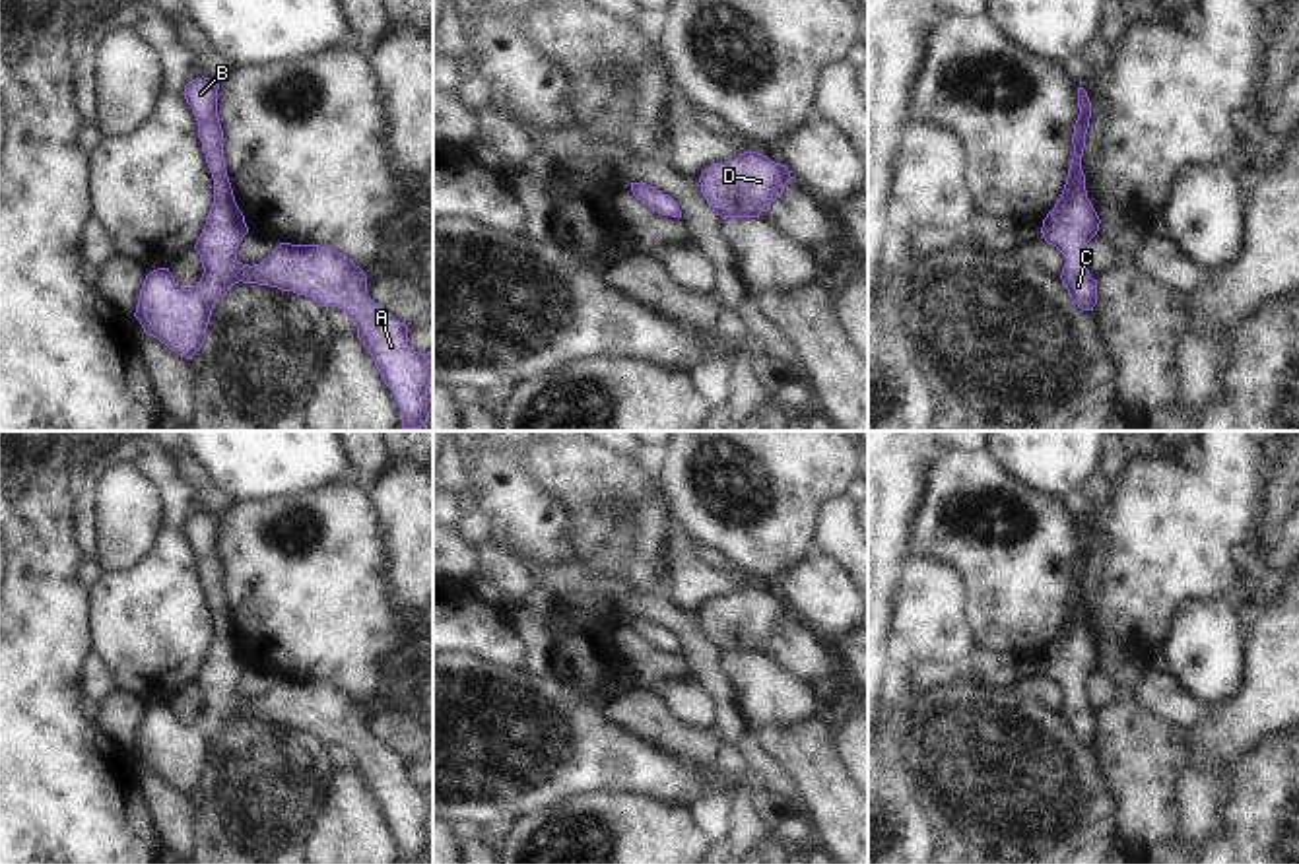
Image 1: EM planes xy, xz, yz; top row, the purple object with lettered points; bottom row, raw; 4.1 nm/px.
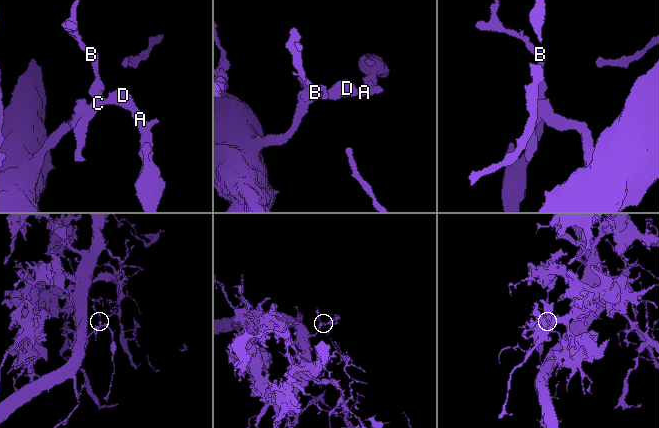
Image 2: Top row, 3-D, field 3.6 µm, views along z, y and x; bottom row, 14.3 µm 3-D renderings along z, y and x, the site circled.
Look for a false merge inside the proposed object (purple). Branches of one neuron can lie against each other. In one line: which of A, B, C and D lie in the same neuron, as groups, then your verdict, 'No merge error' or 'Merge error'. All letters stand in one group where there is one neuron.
Groups: A B C D. No merge error

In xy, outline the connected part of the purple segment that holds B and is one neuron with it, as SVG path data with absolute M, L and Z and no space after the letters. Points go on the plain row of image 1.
M204 511L184 520L184 534L198 555L198 573L214 612L214 641L194 680L204 709L192 724L183 724L169 703L150 707L134 751L146 769L181 792L192 794L206 775L214 740L239 716L307 730L326 744L338 742L357 759L357 773L392 825L400 841L402 864L421 864L429 854L427 821L433 814L433 784L417 788L408 781L408 761L367 730L367 711L359 701L334 683L291 678L280 678L254 701L237 695L235 687L249 662L225 604L217 524L219 518Z

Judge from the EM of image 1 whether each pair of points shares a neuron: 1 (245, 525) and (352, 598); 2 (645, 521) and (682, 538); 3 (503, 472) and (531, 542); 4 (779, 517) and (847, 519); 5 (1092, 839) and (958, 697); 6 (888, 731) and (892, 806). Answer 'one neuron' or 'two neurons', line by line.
1: one neuron
2: two neurons
3: one neuron
4: two neurons
5: one neuron
6: one neuron

